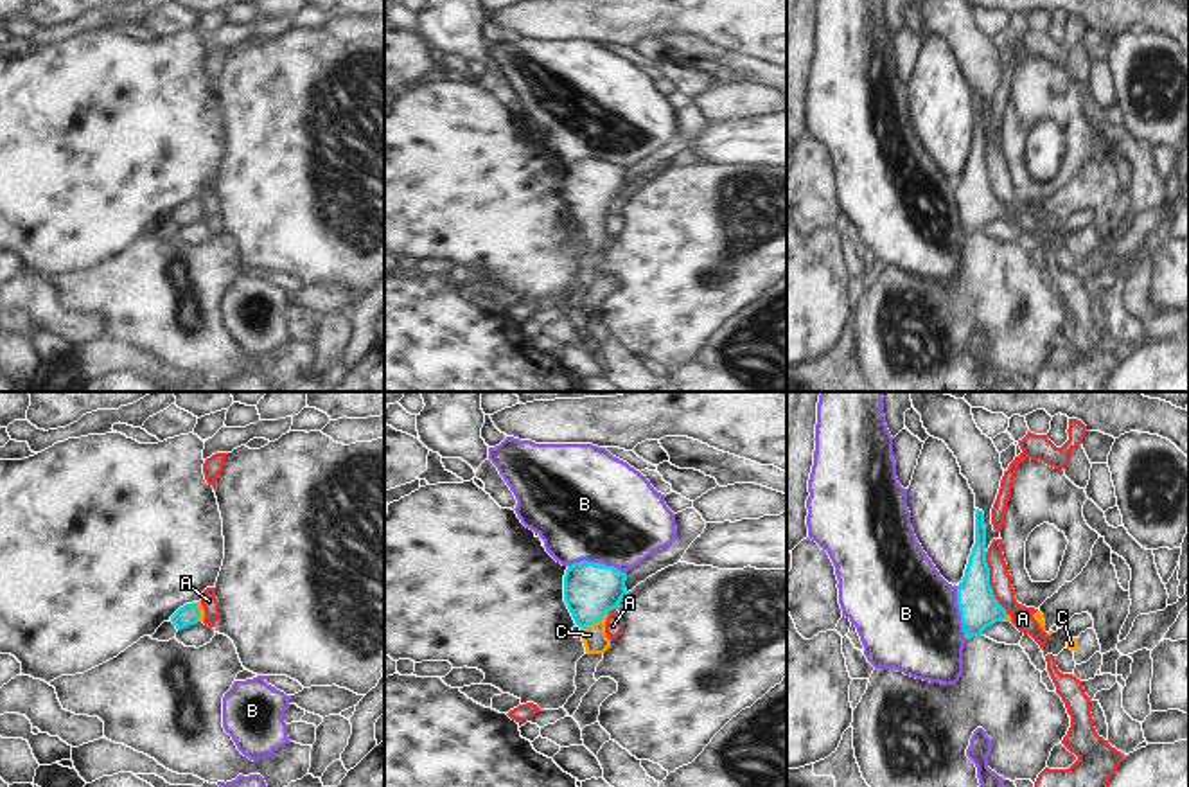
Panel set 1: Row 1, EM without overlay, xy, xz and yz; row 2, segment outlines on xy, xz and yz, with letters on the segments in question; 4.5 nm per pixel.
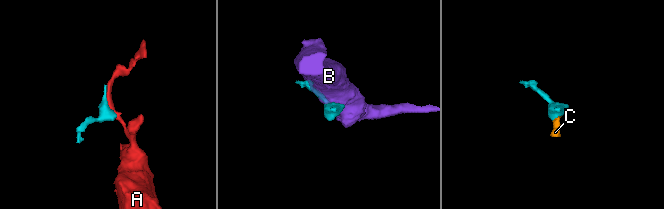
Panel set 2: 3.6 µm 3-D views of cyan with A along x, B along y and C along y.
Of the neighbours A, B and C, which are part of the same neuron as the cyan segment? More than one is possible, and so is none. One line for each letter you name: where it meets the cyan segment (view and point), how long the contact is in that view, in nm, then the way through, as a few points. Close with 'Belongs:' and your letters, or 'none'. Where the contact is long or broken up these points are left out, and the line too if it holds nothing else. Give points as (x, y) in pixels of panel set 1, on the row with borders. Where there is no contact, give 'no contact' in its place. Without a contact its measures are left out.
C: meets cyan in xz at (593, 622); contact 150 nm long; runs through xz (591, 590), (593, 622), (595, 640)
Belongs: C

